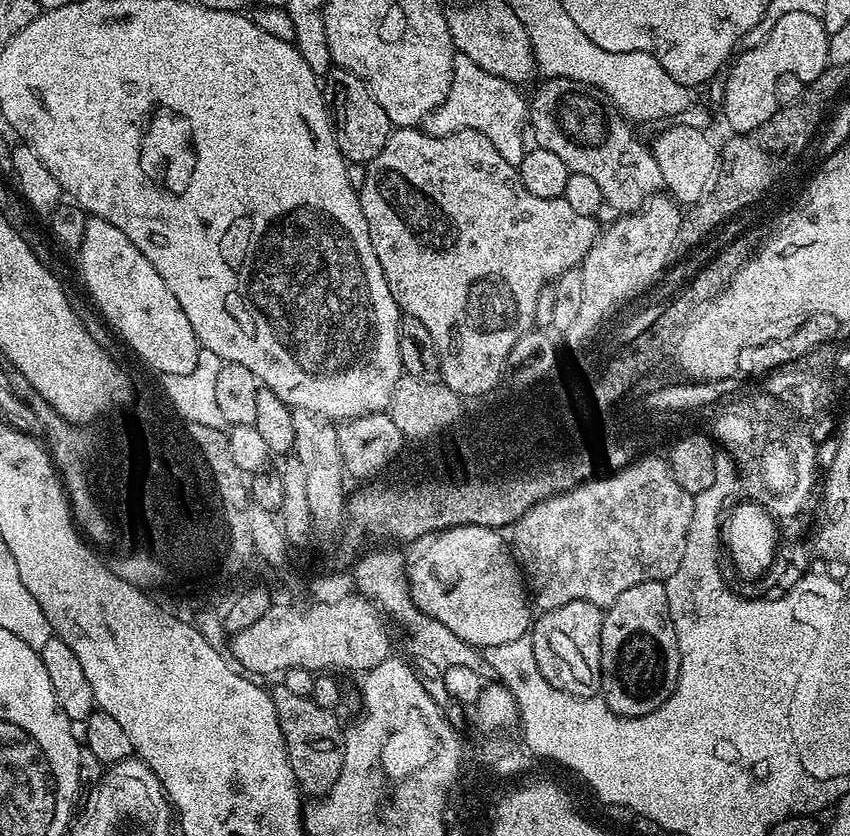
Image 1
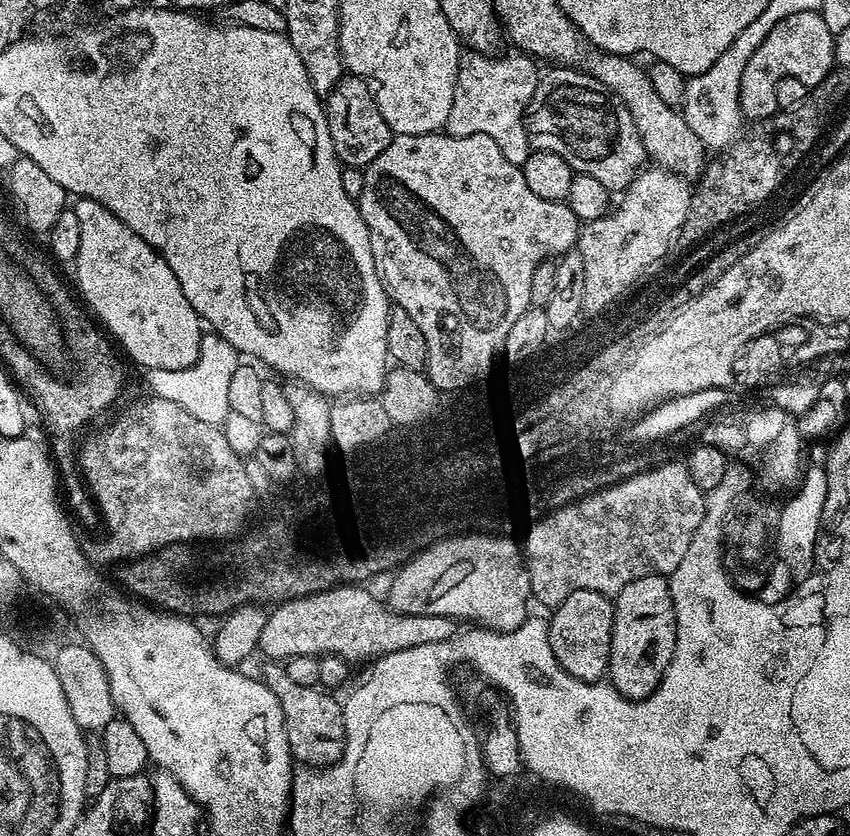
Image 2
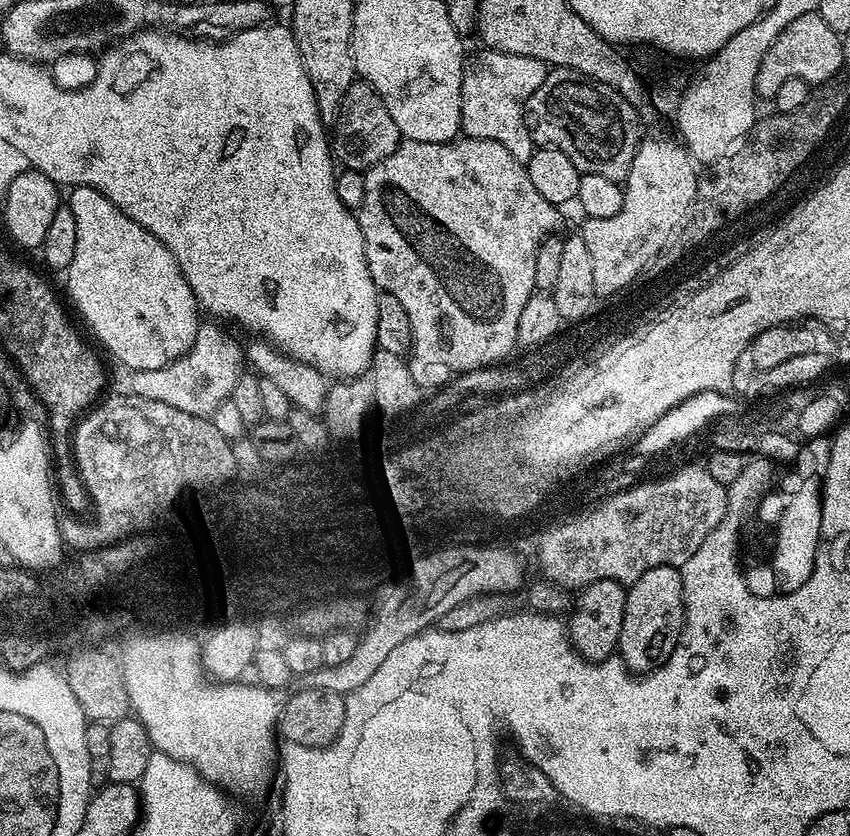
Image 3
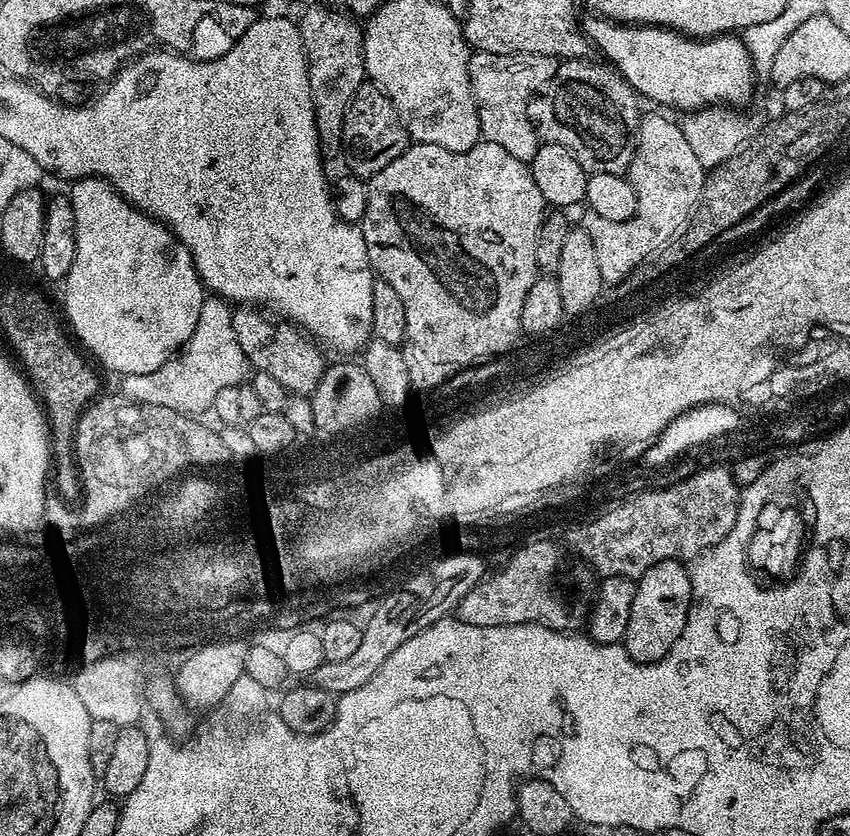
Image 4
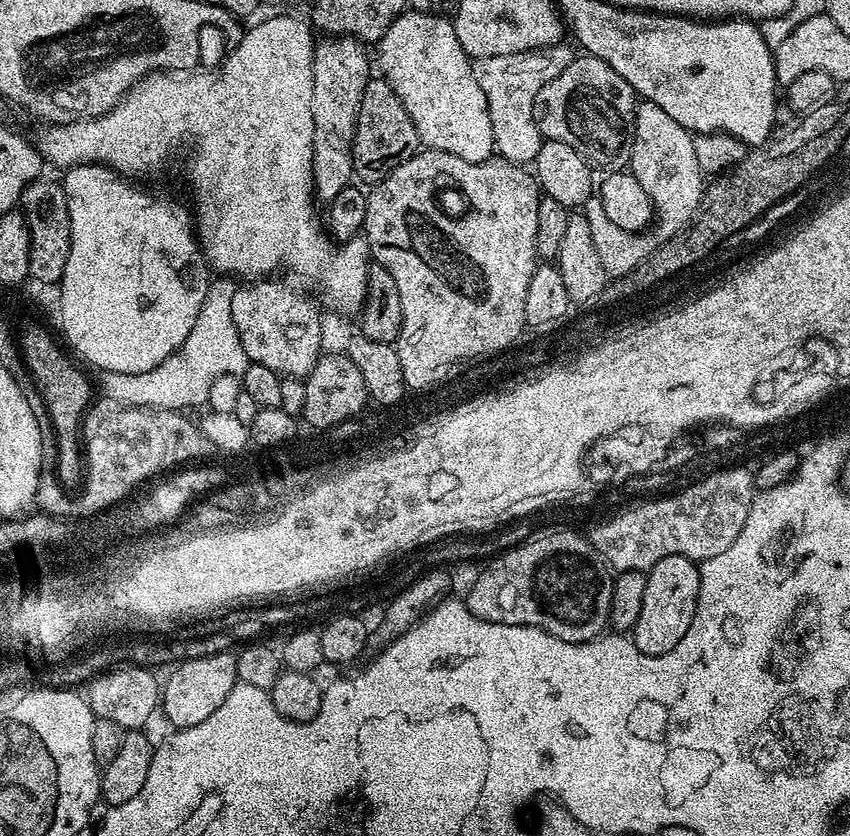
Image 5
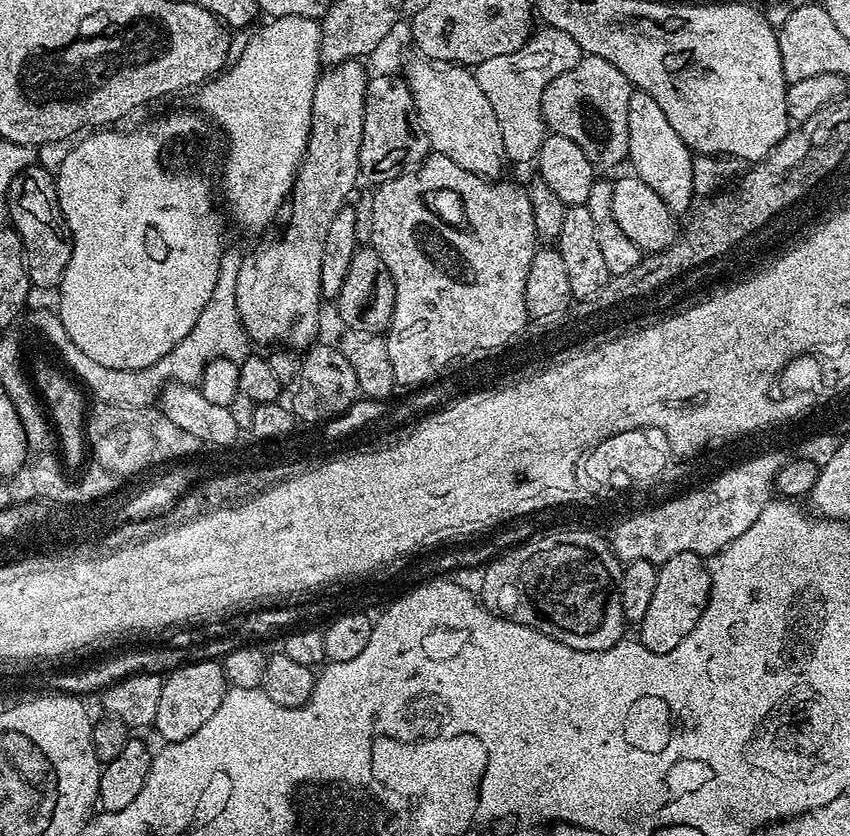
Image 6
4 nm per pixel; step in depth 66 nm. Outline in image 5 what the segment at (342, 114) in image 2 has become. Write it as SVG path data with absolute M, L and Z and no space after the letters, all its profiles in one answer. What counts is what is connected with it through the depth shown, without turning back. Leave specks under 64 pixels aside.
M383 78L369 79L366 90L362 94L362 102L358 106L358 116L354 126L354 142L352 143L352 171L369 182L383 180L398 165L406 162L415 152L421 151L418 130L414 130L414 122L410 122L410 114L406 114L406 106L398 102L398 94Z

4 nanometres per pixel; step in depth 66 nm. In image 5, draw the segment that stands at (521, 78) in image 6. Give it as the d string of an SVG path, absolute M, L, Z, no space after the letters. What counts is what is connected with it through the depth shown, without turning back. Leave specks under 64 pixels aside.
M561 42L551 44L549 48L531 48L528 52L482 58L473 63L474 78L478 78L478 86L482 86L482 94L486 94L486 106L490 110L490 126L494 130L495 151L503 159L509 160L511 164L528 166L535 161L542 137L534 118L534 98L538 94L538 90L542 90L542 86L546 86L546 82L558 78L558 74L562 74L562 70L566 70L566 66L570 66L570 62L574 59L574 52L571 52L566 45L567 43Z

